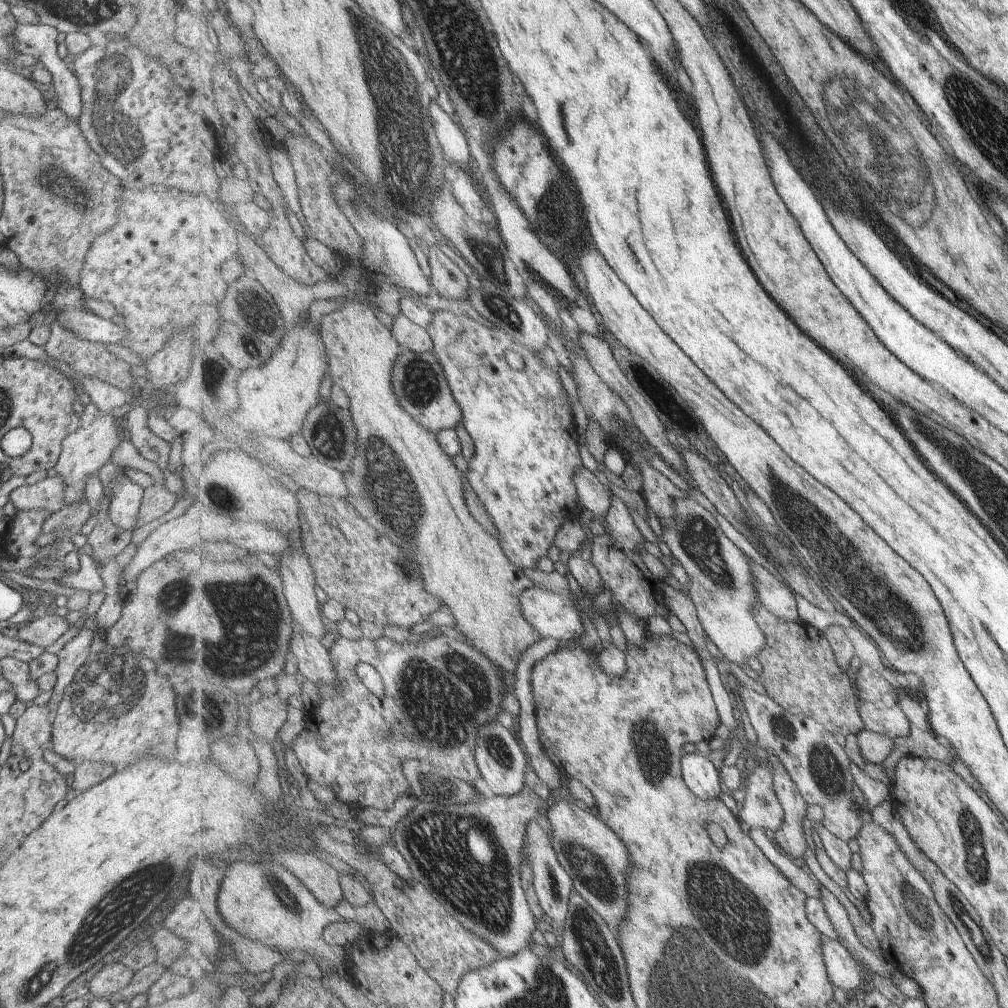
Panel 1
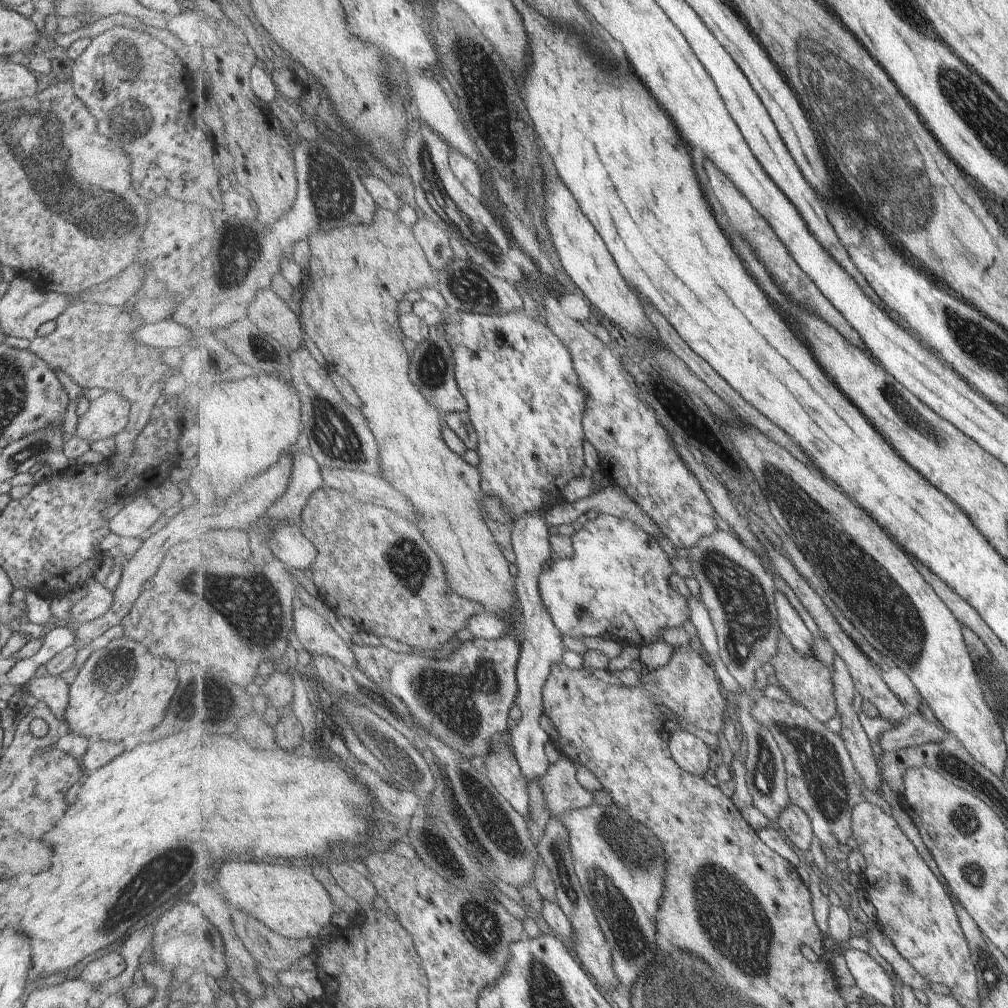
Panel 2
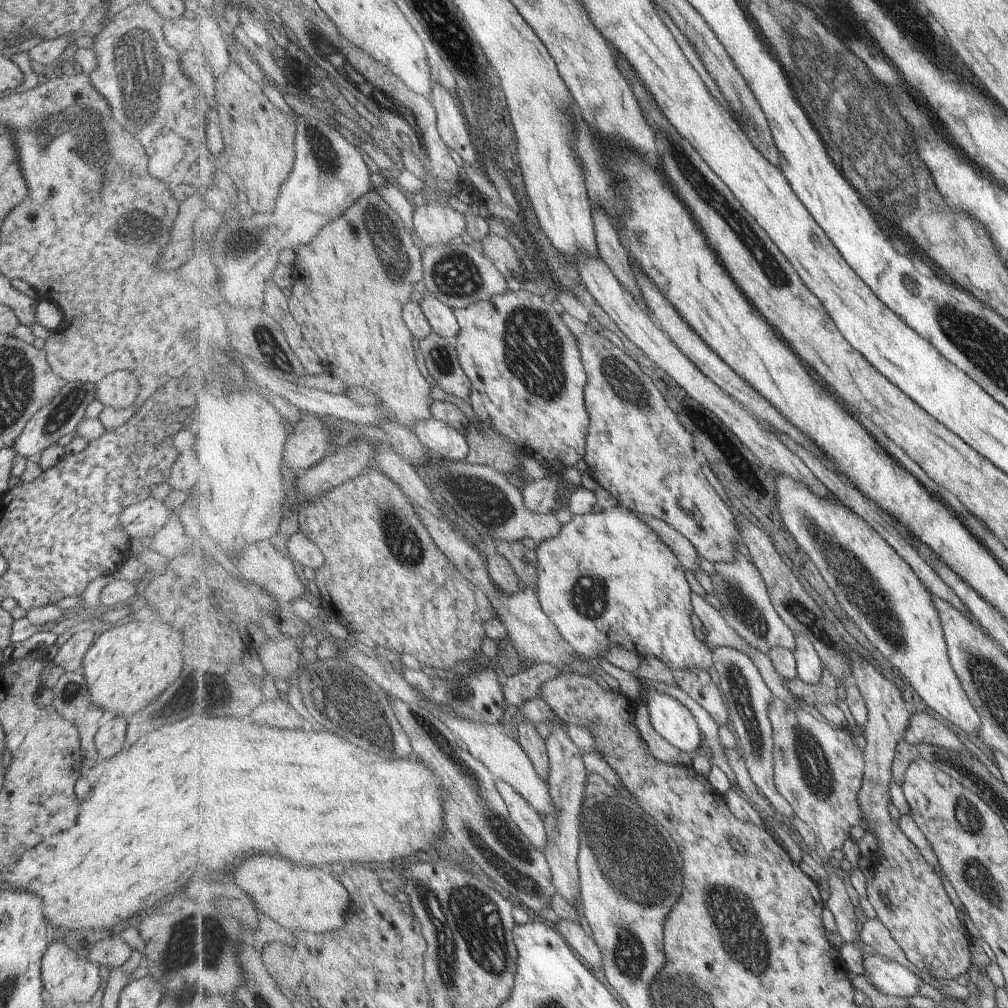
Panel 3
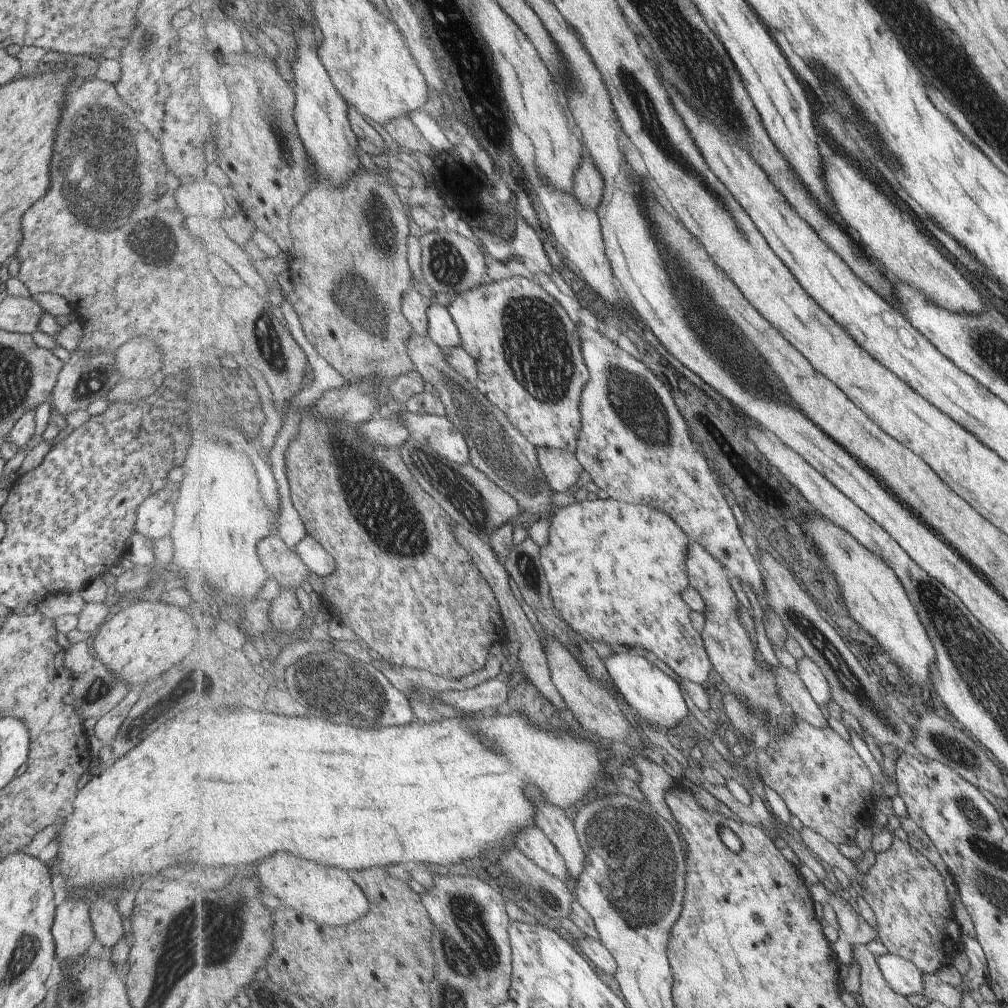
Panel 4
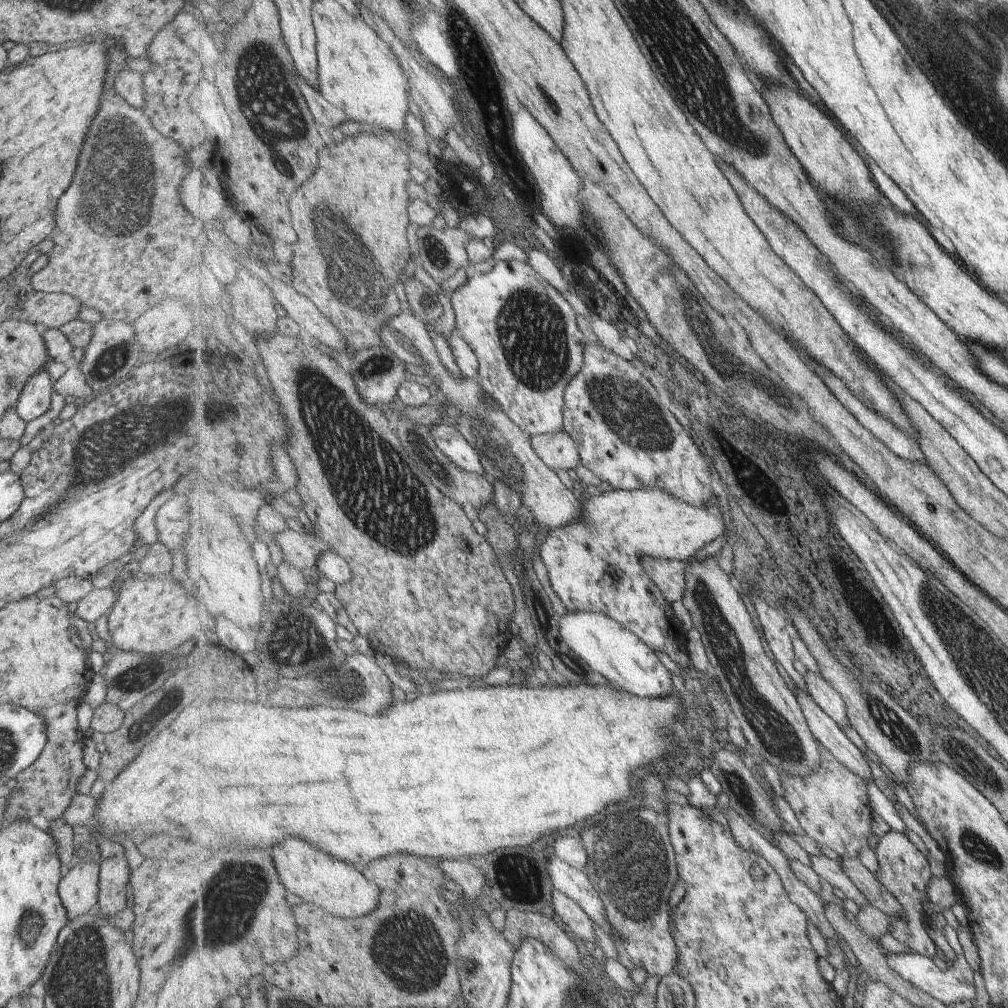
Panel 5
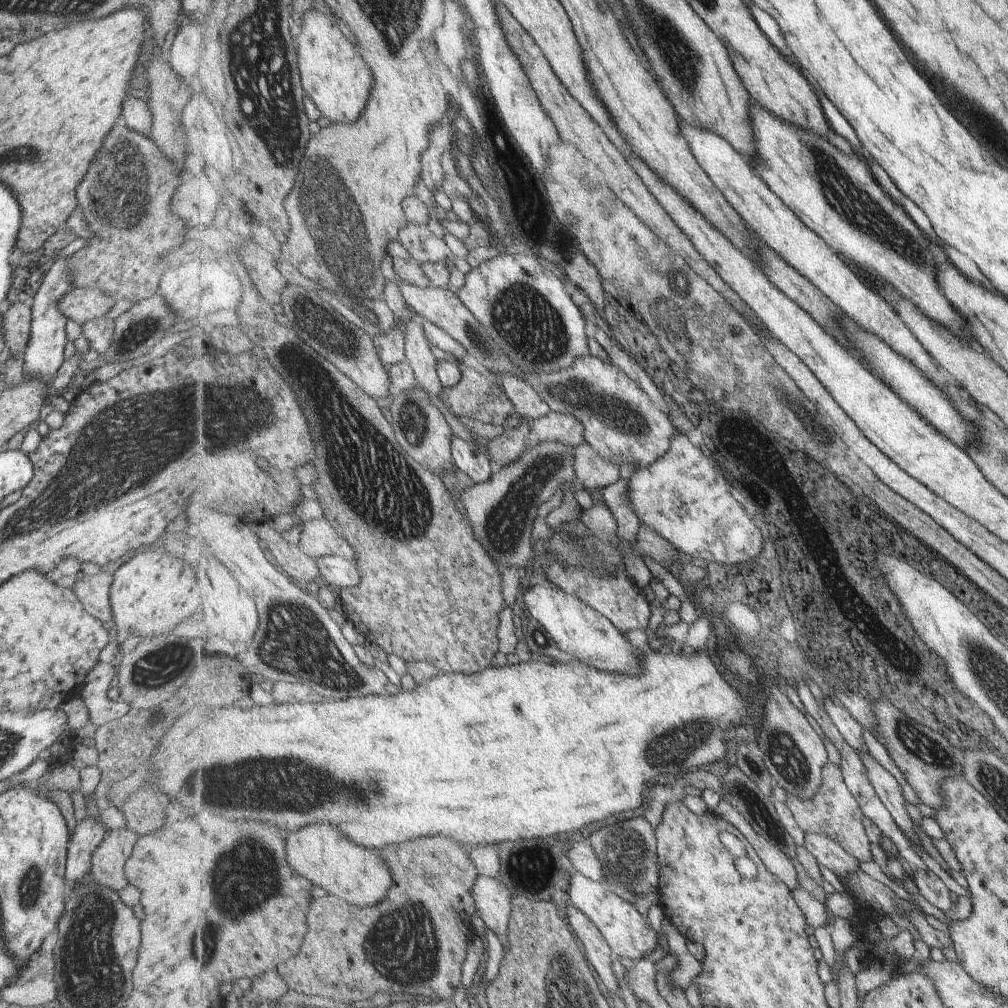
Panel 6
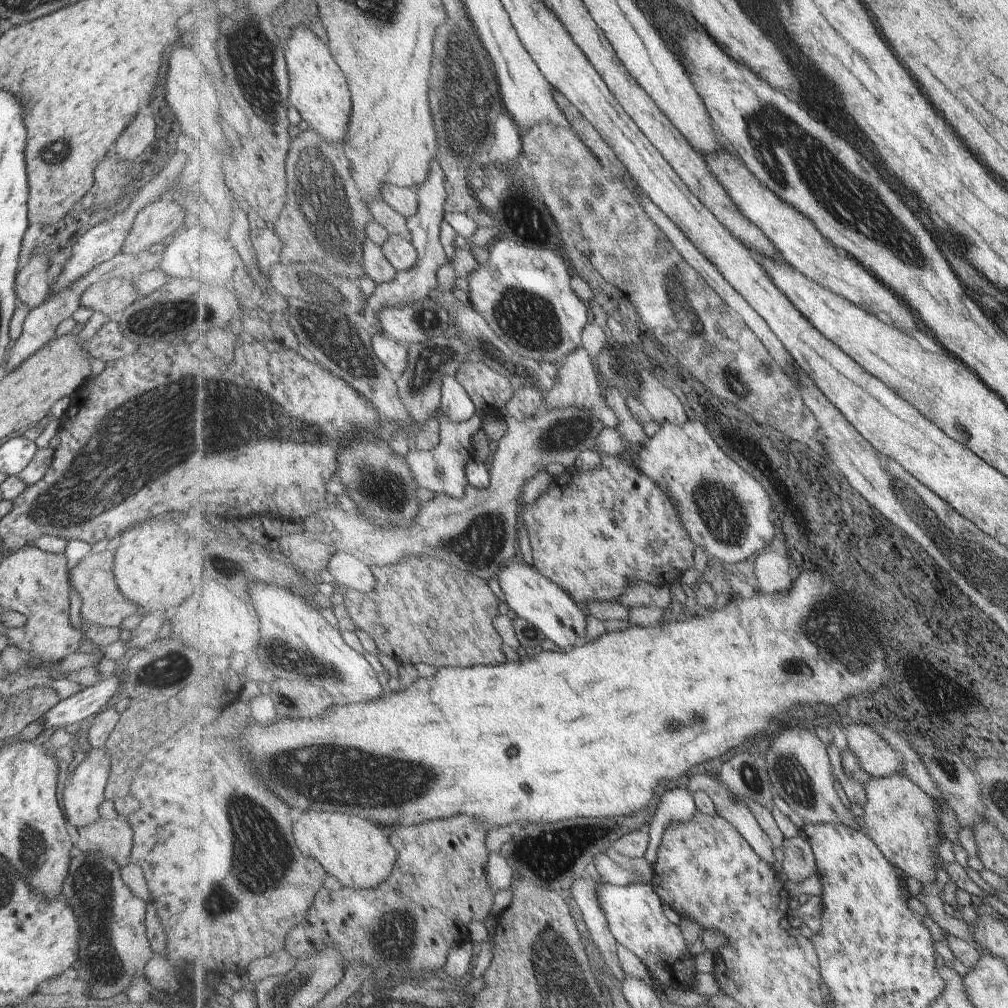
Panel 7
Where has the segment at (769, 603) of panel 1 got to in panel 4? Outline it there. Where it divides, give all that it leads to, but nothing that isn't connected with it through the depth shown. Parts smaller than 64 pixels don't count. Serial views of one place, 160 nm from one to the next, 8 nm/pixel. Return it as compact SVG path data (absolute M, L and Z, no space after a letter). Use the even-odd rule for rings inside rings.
M806 655L799 661L799 673L822 708L834 700L833 687L826 673L811 656Z

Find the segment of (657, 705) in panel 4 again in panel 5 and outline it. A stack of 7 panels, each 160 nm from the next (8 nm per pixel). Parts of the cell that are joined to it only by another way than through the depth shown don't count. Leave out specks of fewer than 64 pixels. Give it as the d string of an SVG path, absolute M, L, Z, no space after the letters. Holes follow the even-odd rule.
M570 613L561 621L569 645L593 670L613 685L646 698L664 698L674 692L674 680L668 666L638 634L604 613Z

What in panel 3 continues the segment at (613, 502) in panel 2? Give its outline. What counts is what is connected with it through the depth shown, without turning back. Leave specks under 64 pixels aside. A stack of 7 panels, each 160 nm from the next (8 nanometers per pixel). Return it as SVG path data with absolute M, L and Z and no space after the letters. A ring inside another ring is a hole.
M638 513L638 516L642 517L649 525L661 536L668 546L672 547L672 550L679 555L680 560L684 563L685 568L695 571L700 569L700 557L696 545L687 537L684 536L679 530L676 530L671 524L668 524L665 520L658 518L657 516L646 515L644 513Z

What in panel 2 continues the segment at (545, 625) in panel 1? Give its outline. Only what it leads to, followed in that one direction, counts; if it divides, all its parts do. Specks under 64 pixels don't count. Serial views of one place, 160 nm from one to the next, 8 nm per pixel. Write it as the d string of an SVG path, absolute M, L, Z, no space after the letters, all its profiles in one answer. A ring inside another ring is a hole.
M606 513L600 514L594 520L588 520L582 530L576 532L572 538L575 542L576 556L573 559L557 558L554 560L548 571L546 571L541 578L541 593L548 607L554 622L558 625L558 628L563 634L569 634L574 638L607 638L616 639L622 643L635 642L637 644L648 644L652 642L658 642L661 640L661 632L668 627L682 627L686 622L690 621L690 606L688 606L687 598L682 596L680 592L676 592L672 586L670 586L670 576L676 572L672 562L670 562L670 556L666 553L666 550L660 546L660 542L651 536L647 530L644 530L643 526L640 526L638 522L630 521L629 519L622 519L616 515L607 515Z

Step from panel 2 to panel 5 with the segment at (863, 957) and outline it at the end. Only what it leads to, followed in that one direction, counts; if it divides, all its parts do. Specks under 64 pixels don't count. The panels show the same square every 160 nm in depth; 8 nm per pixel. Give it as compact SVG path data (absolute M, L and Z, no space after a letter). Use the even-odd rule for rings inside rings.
M906 952L906 954L892 954L886 958L888 967L896 971L904 980L911 982L916 988L930 994L934 998L946 1004L970 1002L976 996L976 987L974 984L974 971L972 969L964 970L951 967L941 969L934 964L930 956L922 955L918 952Z

